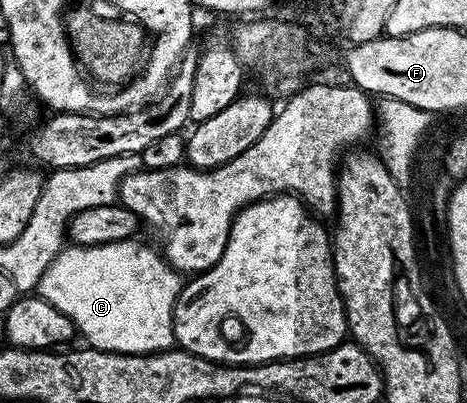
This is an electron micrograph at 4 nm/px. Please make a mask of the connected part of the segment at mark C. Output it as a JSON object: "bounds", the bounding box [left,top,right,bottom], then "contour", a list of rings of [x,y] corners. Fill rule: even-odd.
{"bounds":[36,239,183,353],"contour":[[[137,239],[127,241],[116,241],[115,243],[103,243],[102,245],[75,245],[70,244],[68,247],[62,248],[59,256],[47,267],[47,271],[43,271],[41,281],[36,287],[36,292],[47,303],[51,303],[51,307],[55,307],[59,311],[63,311],[63,315],[67,315],[73,321],[73,328],[78,334],[81,333],[86,337],[88,344],[95,349],[103,349],[106,353],[159,353],[162,349],[174,348],[173,339],[173,304],[175,299],[181,293],[183,277],[180,277],[178,270],[170,265],[168,260],[160,252],[157,253],[149,245],[140,245]]]}

